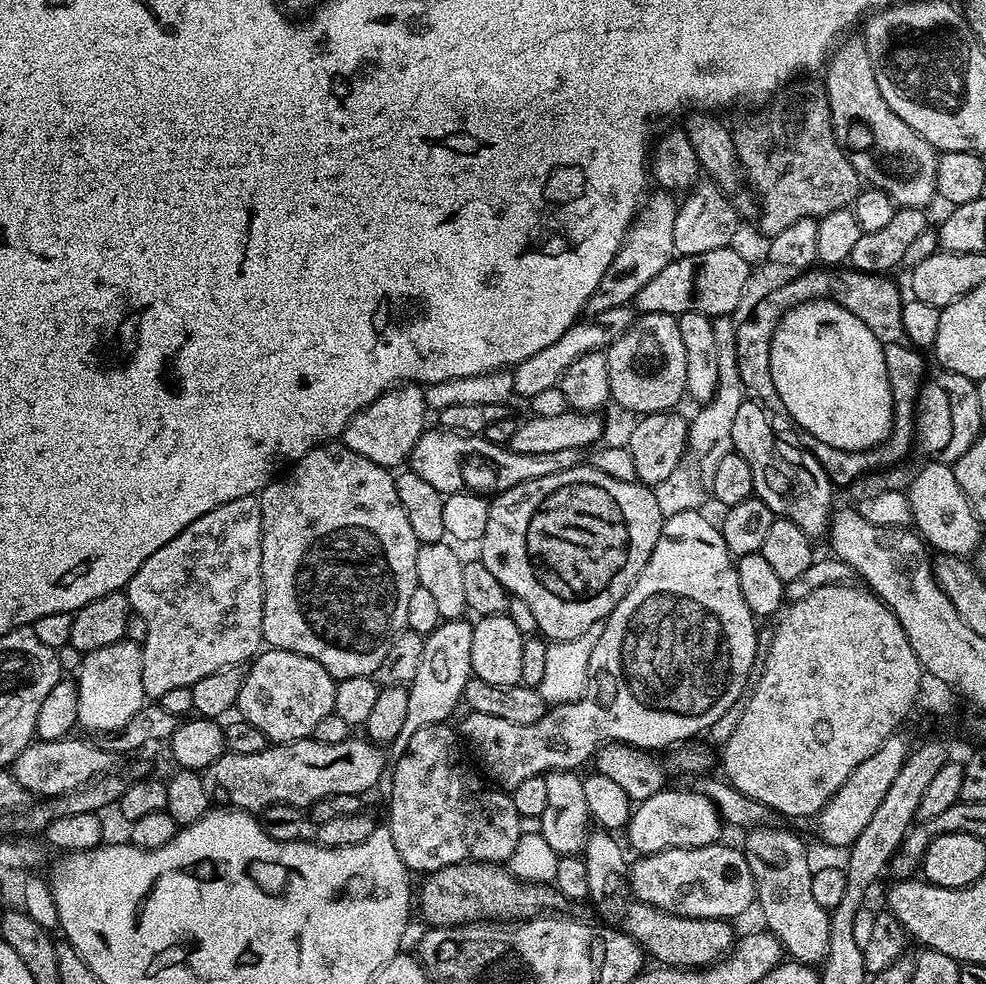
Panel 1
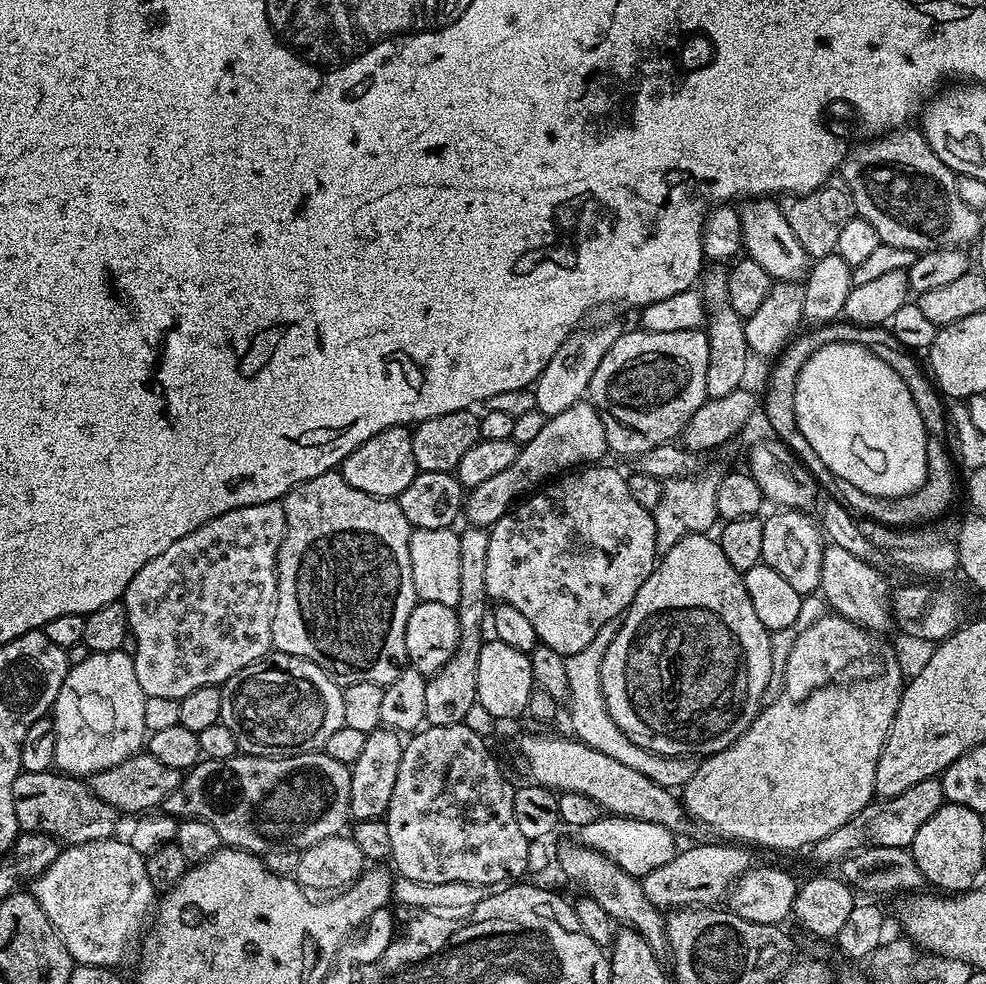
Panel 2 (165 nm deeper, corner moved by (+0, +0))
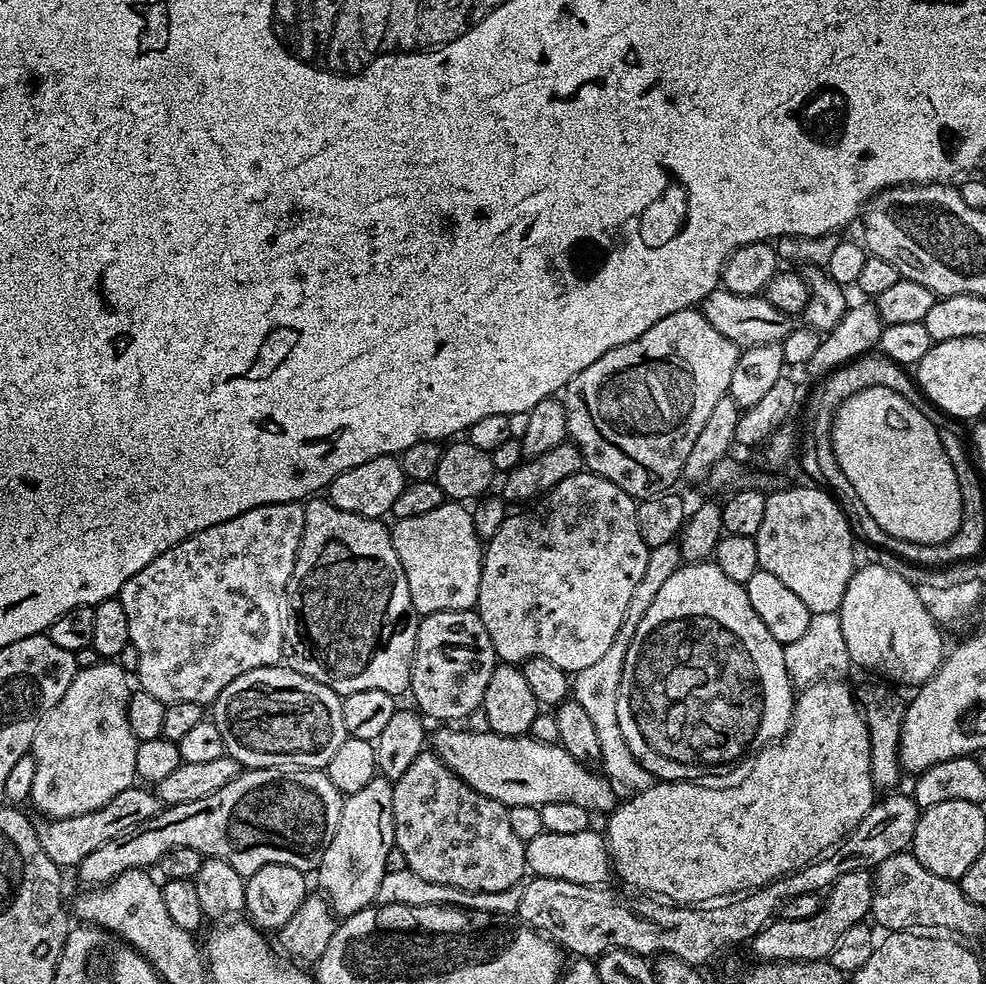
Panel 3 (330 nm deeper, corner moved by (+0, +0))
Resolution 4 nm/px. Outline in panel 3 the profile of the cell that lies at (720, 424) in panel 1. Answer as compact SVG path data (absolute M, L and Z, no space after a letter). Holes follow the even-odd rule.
M679 543L663 544L649 551L646 570L626 606L626 618L622 618L622 626L618 626L614 642L610 642L606 654L602 654L598 662L575 673L570 680L571 695L580 703L582 710L586 710L586 715L598 734L598 746L602 746L600 764L603 775L607 776L613 785L621 789L629 788L627 791L632 794L650 790L654 778L650 770L646 770L646 766L642 766L642 762L638 762L638 758L630 754L630 746L626 746L626 738L622 738L622 726L618 726L618 694L622 686L622 666L626 666L626 650L630 650L630 642L634 642L634 630L638 630L638 622L642 622L646 610L650 610L650 602L654 602L658 590L662 590L666 583L666 578L670 578L670 574L674 574L674 570L678 570L681 563Z

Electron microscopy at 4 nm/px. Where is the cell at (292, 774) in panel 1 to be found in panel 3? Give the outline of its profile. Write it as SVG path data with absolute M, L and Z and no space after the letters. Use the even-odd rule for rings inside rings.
M249 768L241 770L238 775L222 790L214 790L206 798L198 798L198 802L186 802L165 807L154 818L146 822L138 822L130 830L110 838L110 842L102 842L94 854L86 854L78 865L80 880L88 888L98 888L108 884L118 874L131 868L151 869L159 865L162 854L175 848L190 846L190 850L198 850L205 858L213 856L222 858L222 862L230 862L234 870L242 877L250 877L254 870L262 870L262 866L281 864L294 866L299 872L308 874L319 865L322 854L326 854L326 846L330 846L330 838L334 838L334 830L338 830L338 818L342 814L344 796L330 782L327 771L318 768Z

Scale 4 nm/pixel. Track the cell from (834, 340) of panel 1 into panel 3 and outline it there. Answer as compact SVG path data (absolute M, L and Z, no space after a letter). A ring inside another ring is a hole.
M870 386L843 400L836 407L836 415L832 418L832 449L836 455L838 466L842 466L842 474L846 474L846 478L850 478L850 486L854 490L857 500L862 502L862 506L866 506L866 510L870 510L870 518L874 518L874 522L878 526L882 526L882 530L886 530L888 536L899 536L901 540L906 542L935 546L944 544L948 537L958 530L958 526L962 522L962 498L960 497L960 487L958 486L958 474L954 470L954 466L940 441L940 428L922 409L915 408L900 393L900 390L887 388L886 386Z

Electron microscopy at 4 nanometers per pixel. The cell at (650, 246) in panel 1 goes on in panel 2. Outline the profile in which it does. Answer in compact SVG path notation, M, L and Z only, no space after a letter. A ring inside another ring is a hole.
M600 324L597 328L581 326L554 350L554 358L542 370L536 379L534 391L536 394L536 411L544 417L557 416L562 410L570 410L570 406L581 403L588 395L588 387L594 378L594 370L598 370L598 362L606 358L606 350L614 346L616 339L622 335L622 328L616 324Z

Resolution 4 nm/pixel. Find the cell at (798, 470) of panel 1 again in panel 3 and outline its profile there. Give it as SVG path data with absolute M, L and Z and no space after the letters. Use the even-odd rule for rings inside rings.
M865 563L857 567L847 583L837 616L842 625L842 634L845 635L849 661L855 667L858 665L888 674L887 679L894 680L893 683L902 682L910 685L910 688L920 687L937 672L946 654L946 647L942 642L943 631L929 614L915 587L900 574L887 570L884 566Z

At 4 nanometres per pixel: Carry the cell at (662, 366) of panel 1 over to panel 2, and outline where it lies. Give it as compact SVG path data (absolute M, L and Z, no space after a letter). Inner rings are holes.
M695 328L694 330L674 330L670 334L654 334L653 332L645 332L643 330L635 330L636 332L625 331L614 342L614 346L610 346L610 350L606 350L606 358L602 358L602 362L598 362L598 370L594 370L594 378L588 387L587 399L596 407L598 414L602 418L602 426L608 429L608 438L610 441L611 451L620 452L628 444L628 435L633 432L638 444L648 444L653 448L659 444L671 444L683 433L684 428L694 417L695 412L700 406L709 399L706 390L706 366L710 366L710 346L708 345L707 331Z

